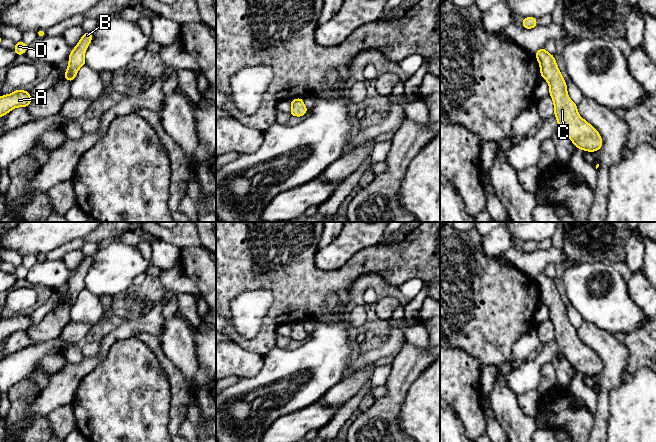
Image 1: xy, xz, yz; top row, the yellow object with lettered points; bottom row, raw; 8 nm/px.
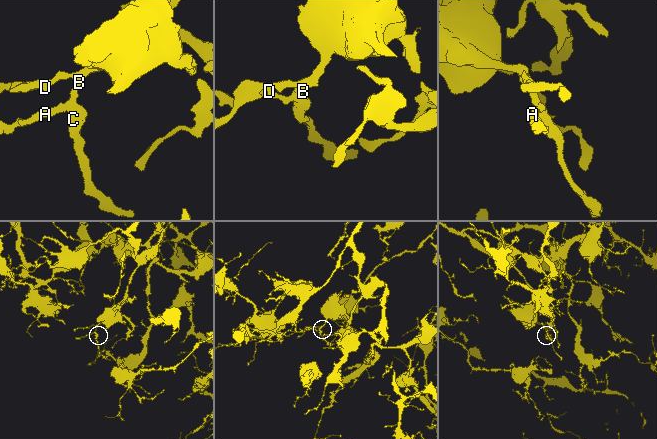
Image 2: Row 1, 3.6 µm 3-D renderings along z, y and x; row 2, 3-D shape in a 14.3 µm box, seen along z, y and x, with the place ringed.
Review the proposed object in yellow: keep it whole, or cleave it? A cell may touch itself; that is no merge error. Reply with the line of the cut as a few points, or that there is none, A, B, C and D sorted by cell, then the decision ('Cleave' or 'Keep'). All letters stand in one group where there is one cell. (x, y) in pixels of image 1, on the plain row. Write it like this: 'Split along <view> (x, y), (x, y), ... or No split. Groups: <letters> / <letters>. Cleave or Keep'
No split. Groups: A B C D. Keep

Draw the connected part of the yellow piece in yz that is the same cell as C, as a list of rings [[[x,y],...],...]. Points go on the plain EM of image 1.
[[[543,271],[535,280],[540,289],[541,300],[549,307],[559,353],[566,357],[578,373],[589,376],[599,374],[602,371],[602,361],[579,339],[577,329],[569,322],[566,305],[557,291],[554,279],[549,278]]]

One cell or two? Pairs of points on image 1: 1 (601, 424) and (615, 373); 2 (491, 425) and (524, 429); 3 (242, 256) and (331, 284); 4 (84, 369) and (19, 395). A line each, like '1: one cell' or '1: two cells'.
1: one cell
2: two cells
3: one cell
4: two cells

